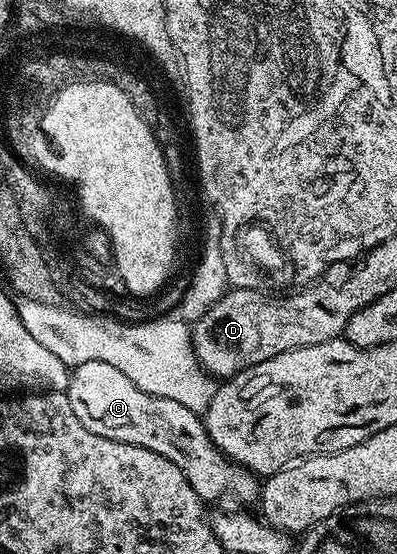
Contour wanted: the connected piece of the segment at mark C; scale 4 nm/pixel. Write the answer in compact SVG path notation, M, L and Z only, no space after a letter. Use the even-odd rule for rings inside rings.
M84 361L84 365L80 365L73 372L72 383L75 388L78 386L82 390L71 390L69 396L72 413L76 413L76 417L80 417L80 425L84 425L84 429L88 429L100 437L108 437L117 443L152 449L152 453L160 453L160 457L168 457L168 461L172 461L172 465L176 465L176 469L185 473L192 489L196 489L196 493L204 501L218 499L225 491L232 498L239 499L242 502L239 504L242 505L250 505L246 503L252 502L253 499L255 502L259 498L259 476L238 463L231 463L219 451L218 446L208 437L203 416L199 412L180 405L180 401L168 401L168 397L156 397L144 393L144 389L136 389L136 385L132 385L132 381L128 381L128 377L124 377L124 373L120 373L120 369L116 369L116 365L108 365L104 361Z

